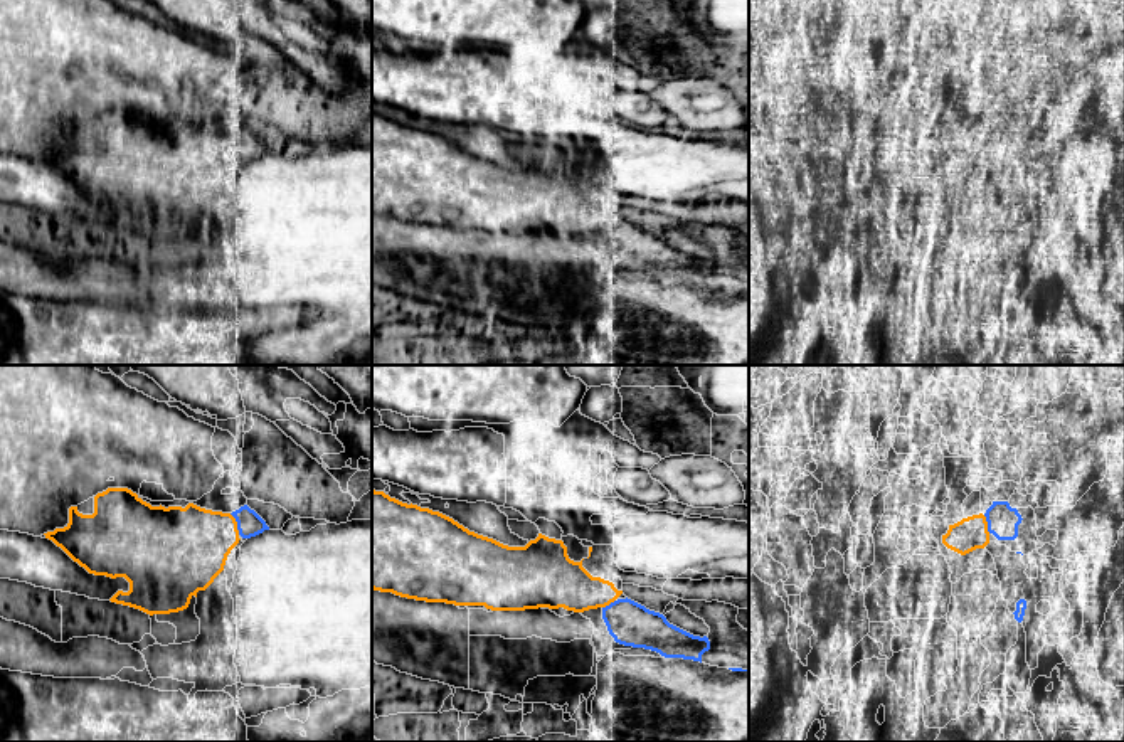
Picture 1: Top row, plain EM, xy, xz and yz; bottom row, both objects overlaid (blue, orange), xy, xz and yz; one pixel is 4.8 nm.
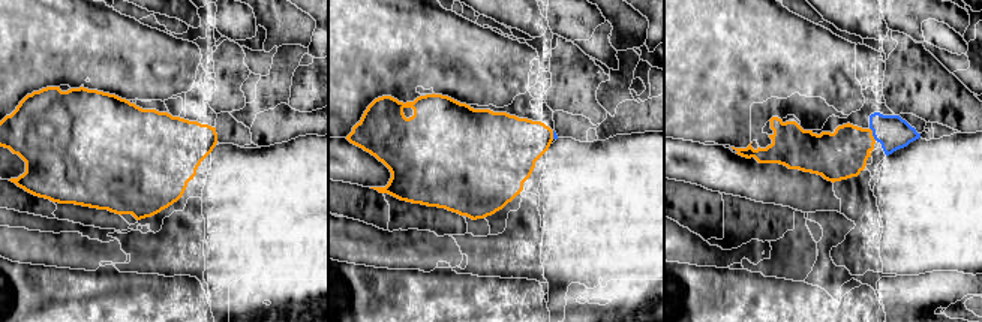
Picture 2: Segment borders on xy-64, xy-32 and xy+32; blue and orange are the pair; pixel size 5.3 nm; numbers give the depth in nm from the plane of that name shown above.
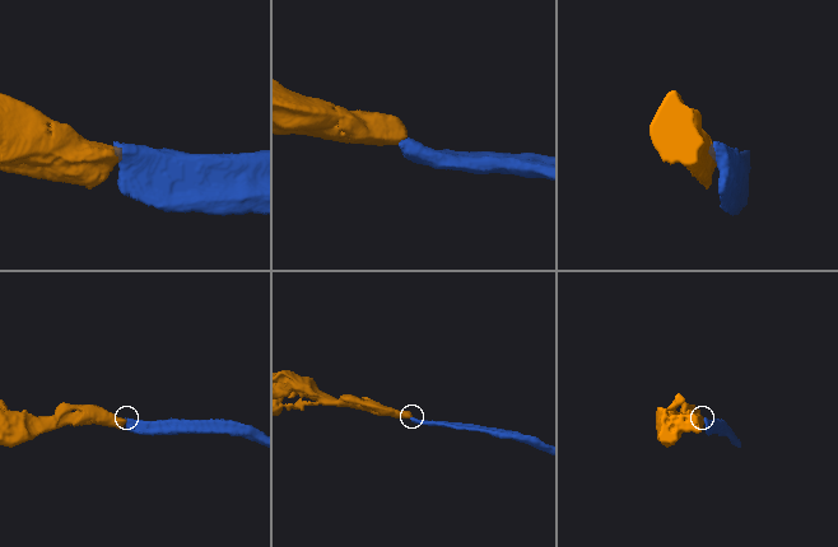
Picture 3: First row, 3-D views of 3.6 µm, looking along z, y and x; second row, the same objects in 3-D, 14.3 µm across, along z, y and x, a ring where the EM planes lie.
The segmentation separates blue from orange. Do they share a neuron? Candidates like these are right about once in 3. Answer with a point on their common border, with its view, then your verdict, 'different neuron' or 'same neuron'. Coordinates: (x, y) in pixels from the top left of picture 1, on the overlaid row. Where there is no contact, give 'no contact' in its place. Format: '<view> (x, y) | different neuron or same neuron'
xy (238, 524) | same neuron

